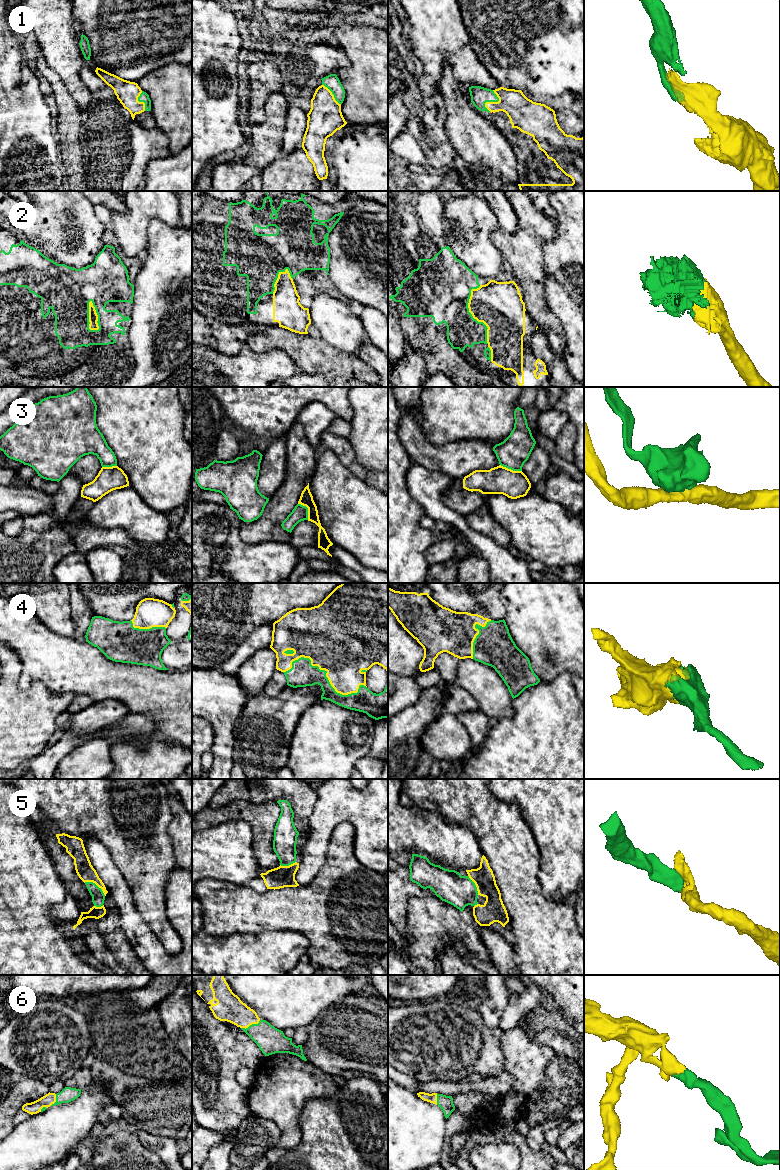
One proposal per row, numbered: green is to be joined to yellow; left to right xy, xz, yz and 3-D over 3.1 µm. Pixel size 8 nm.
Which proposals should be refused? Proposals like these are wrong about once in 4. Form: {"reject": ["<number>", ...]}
{"reject": ["3"]}

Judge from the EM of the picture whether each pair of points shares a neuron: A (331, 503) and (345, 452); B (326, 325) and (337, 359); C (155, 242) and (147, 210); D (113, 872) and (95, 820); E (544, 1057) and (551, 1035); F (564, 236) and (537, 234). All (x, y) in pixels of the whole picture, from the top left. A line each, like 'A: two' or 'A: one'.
A: two
B: two
C: two
D: two
E: two
F: two

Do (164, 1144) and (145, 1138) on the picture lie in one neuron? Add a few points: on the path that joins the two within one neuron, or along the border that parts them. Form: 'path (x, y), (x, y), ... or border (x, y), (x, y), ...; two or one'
path (159, 1144), (150, 1141); one

